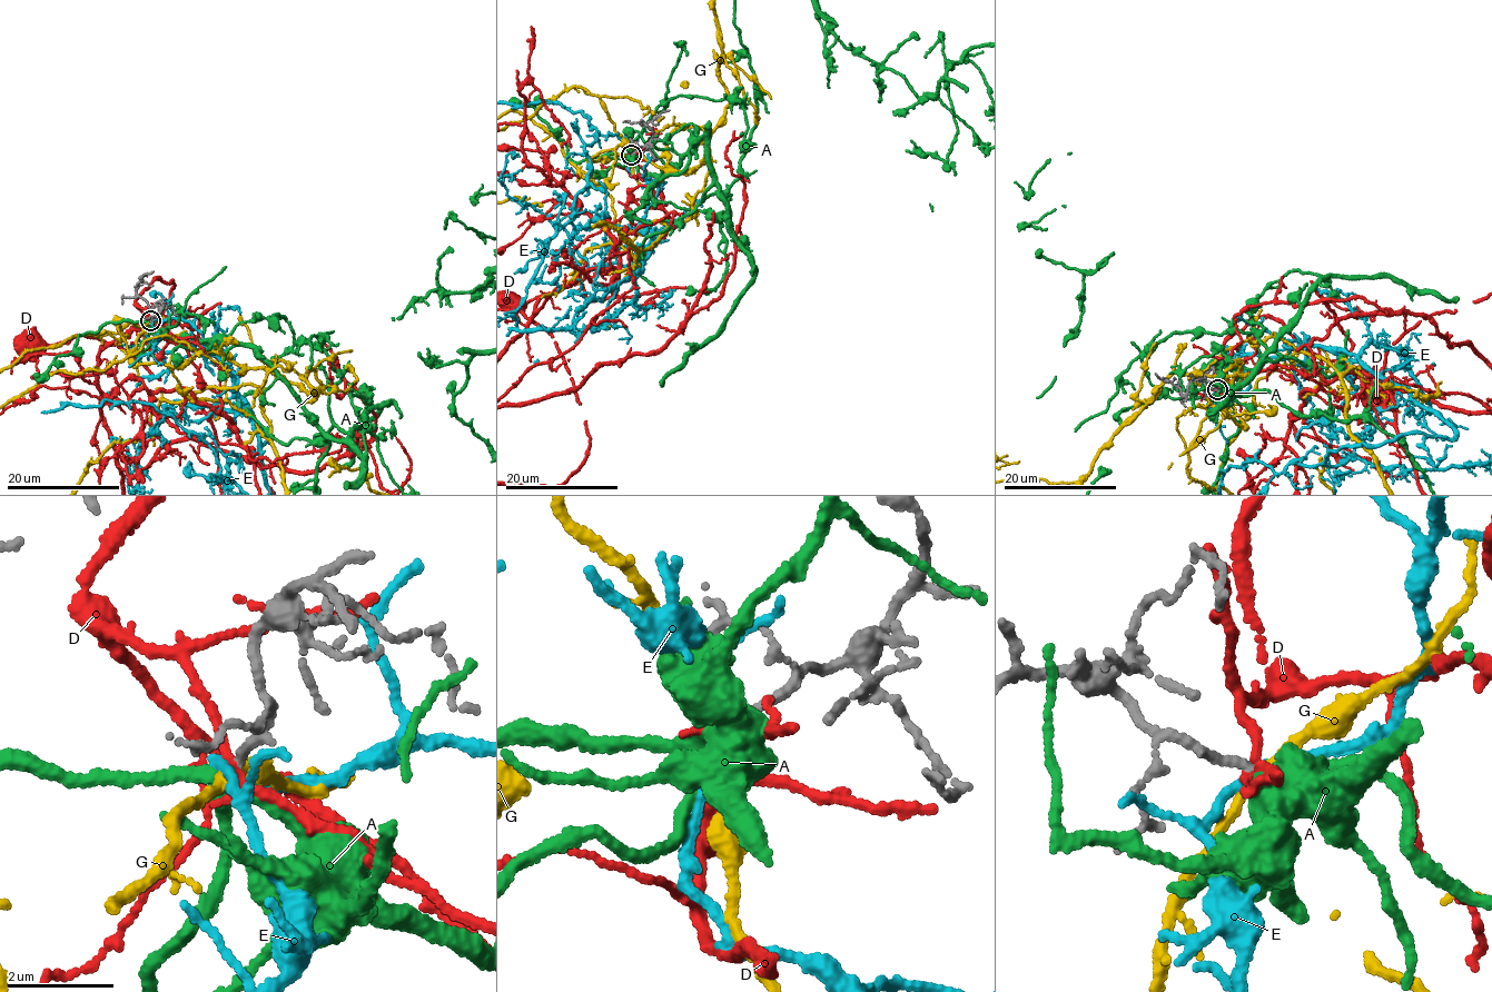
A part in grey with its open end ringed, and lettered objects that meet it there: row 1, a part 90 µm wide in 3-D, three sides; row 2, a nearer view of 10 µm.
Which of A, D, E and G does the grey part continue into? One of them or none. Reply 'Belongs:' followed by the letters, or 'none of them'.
Belongs: none of them

